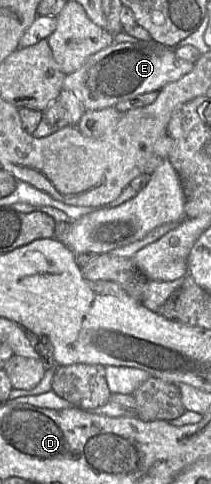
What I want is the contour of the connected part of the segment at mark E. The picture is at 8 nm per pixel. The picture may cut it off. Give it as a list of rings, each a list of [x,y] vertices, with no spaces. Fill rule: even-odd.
[[[154,41],[113,43],[105,49],[91,56],[78,70],[65,76],[63,89],[71,90],[77,94],[86,110],[100,110],[115,107],[121,101],[135,96],[160,91],[167,84],[181,79],[192,71],[194,63],[180,59],[175,48],[166,47]]]

